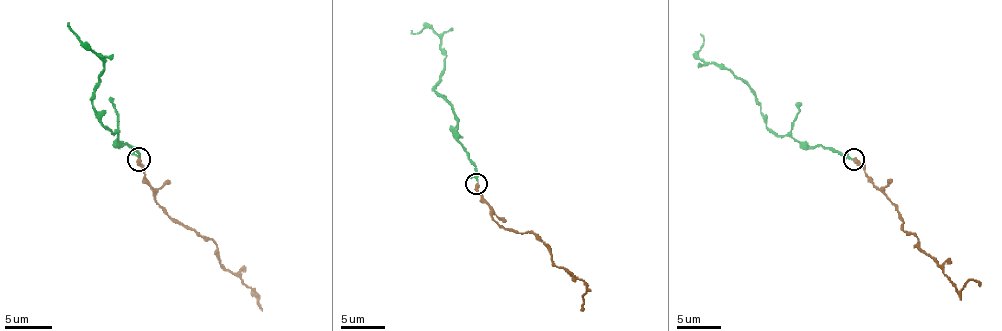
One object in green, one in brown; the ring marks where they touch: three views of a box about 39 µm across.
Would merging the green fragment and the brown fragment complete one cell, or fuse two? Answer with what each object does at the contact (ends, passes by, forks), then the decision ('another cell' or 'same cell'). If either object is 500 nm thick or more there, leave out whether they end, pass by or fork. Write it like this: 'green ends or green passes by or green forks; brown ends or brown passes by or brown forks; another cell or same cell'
green passes by; brown ends; same cell

